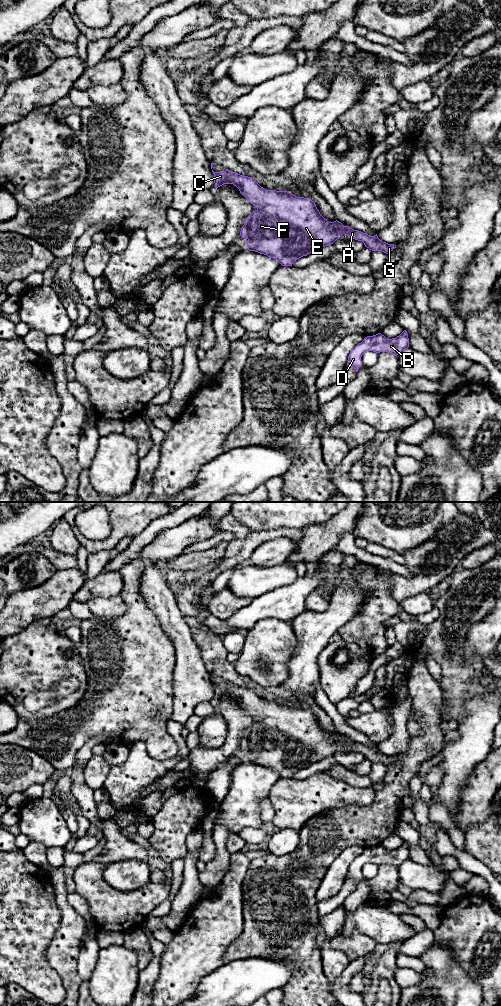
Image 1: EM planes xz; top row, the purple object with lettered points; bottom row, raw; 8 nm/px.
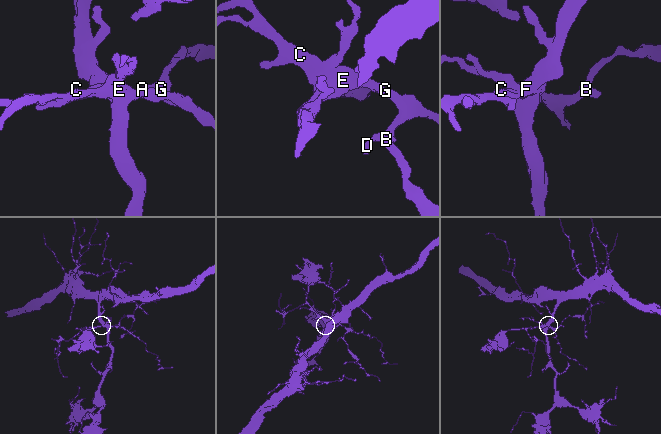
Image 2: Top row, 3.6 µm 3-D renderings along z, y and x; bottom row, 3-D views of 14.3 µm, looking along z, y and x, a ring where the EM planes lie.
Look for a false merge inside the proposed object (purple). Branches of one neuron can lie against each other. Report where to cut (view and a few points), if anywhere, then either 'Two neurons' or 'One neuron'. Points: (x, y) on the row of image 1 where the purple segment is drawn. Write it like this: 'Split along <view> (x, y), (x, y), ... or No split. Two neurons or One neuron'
No split. One neuron

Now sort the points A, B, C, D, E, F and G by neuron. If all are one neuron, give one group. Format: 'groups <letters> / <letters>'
groups A B C D E F G

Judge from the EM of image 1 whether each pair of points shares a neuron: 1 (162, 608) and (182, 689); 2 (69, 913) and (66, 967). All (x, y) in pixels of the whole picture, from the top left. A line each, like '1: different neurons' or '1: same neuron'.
1: same neuron
2: same neuron

